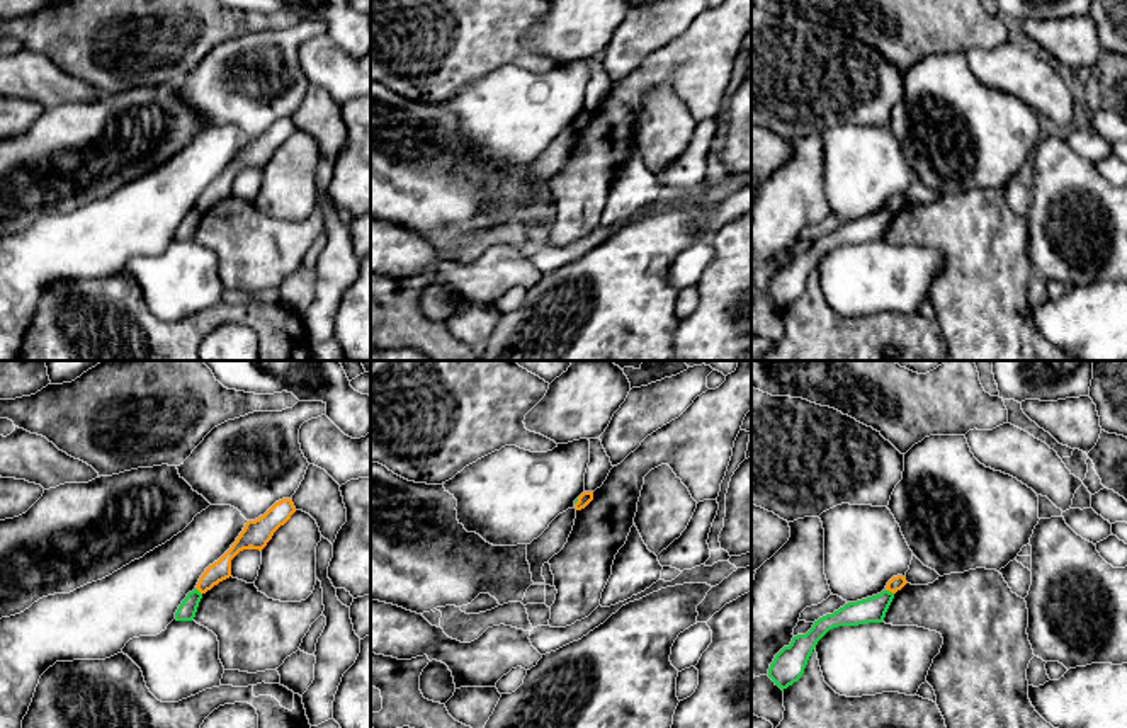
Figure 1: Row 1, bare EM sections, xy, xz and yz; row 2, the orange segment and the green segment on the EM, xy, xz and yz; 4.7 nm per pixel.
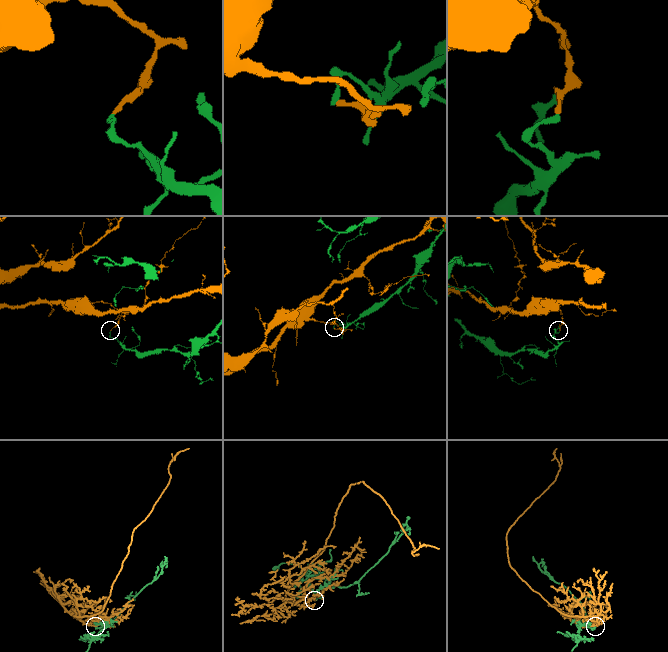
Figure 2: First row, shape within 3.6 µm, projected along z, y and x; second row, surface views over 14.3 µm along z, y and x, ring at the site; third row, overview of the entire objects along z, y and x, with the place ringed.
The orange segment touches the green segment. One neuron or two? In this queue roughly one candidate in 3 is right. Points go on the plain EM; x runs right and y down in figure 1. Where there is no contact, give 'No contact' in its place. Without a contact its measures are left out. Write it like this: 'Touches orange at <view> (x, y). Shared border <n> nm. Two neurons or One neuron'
Touches orange at yz (889, 210). Shared border 50 nm. Two neurons

